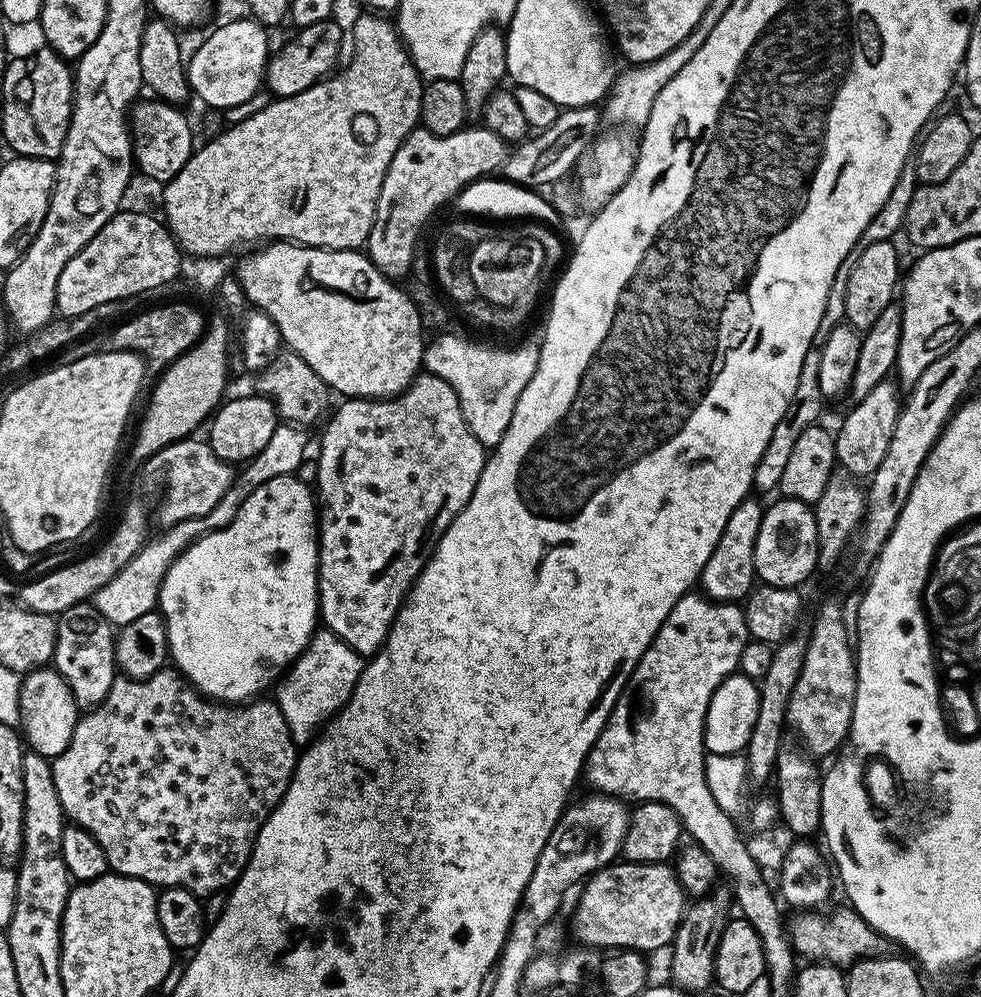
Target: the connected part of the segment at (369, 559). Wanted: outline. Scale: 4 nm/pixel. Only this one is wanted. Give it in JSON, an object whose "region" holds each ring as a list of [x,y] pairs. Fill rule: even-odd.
{"region":[[[431,374],[417,375],[412,385],[398,396],[387,398],[348,398],[327,417],[328,425],[324,428],[324,437],[320,440],[318,453],[318,478],[315,487],[318,489],[318,543],[320,545],[320,566],[316,570],[316,590],[318,593],[318,616],[323,627],[329,632],[338,634],[342,642],[346,642],[362,658],[375,656],[377,650],[384,645],[390,626],[404,605],[404,598],[412,589],[413,582],[419,578],[420,571],[432,557],[437,542],[442,534],[454,522],[456,515],[470,502],[474,494],[474,486],[478,486],[478,478],[484,469],[486,449],[470,430],[466,418],[462,414],[462,406],[458,402],[458,394],[454,394],[454,386],[442,378]]]}

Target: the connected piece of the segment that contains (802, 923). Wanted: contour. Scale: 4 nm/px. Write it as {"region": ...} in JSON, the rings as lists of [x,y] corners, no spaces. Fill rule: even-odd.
{"region":[[[843,907],[838,909],[837,912],[830,913],[829,916],[823,916],[823,911],[820,910],[800,910],[795,913],[796,917],[793,920],[791,917],[790,923],[787,925],[788,937],[792,939],[792,947],[796,949],[797,953],[803,959],[805,956],[805,961],[851,966],[861,958],[882,956],[889,951],[889,941],[885,940],[880,933],[874,931],[851,907]]]}

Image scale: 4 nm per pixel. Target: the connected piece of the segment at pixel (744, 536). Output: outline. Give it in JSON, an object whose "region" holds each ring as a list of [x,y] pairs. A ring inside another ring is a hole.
{"region":[[[745,498],[741,504],[734,506],[734,514],[730,514],[730,518],[726,521],[726,530],[722,530],[722,538],[718,538],[718,546],[714,546],[714,554],[710,554],[710,558],[706,558],[706,566],[698,581],[699,591],[709,600],[716,600],[719,604],[735,604],[743,601],[751,593],[758,580],[754,550],[758,542],[758,530],[762,526],[765,505],[752,499]]]}

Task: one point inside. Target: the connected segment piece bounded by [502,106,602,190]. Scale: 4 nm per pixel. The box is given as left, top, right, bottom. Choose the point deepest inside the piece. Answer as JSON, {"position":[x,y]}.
{"position":[545,159]}

